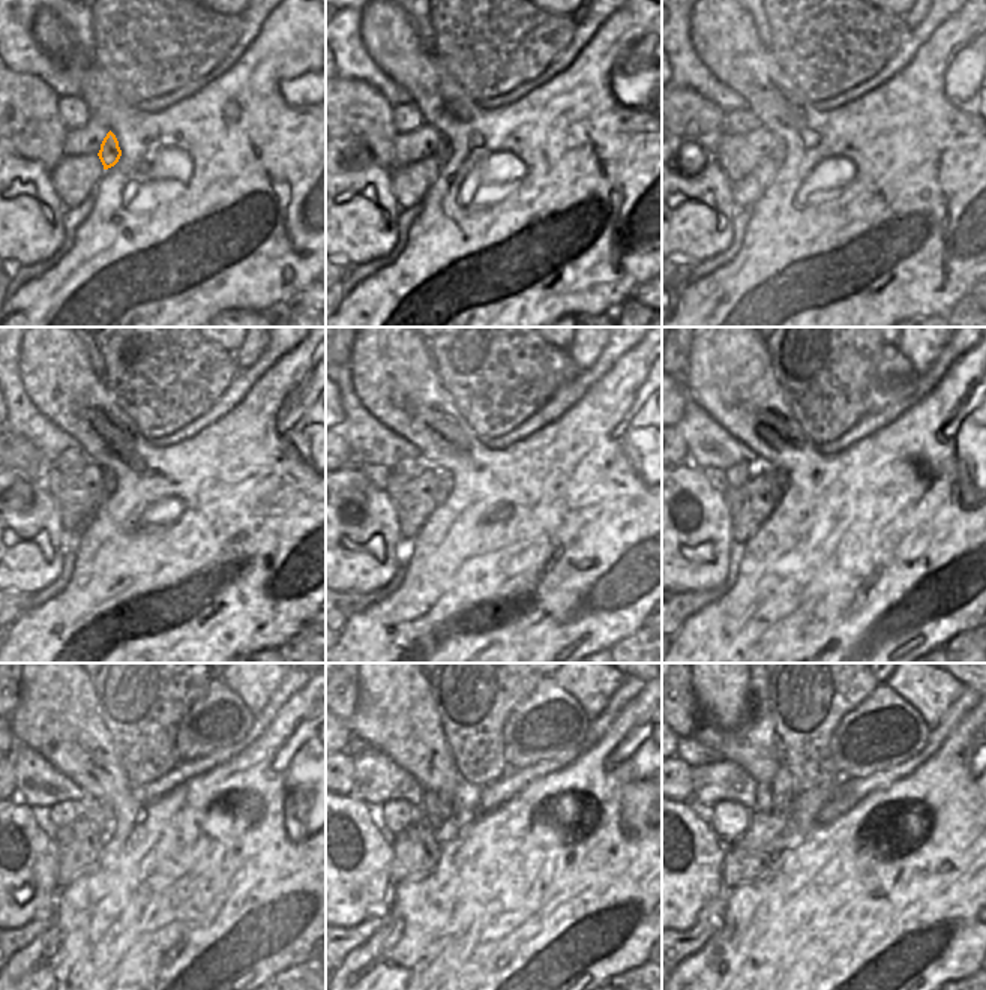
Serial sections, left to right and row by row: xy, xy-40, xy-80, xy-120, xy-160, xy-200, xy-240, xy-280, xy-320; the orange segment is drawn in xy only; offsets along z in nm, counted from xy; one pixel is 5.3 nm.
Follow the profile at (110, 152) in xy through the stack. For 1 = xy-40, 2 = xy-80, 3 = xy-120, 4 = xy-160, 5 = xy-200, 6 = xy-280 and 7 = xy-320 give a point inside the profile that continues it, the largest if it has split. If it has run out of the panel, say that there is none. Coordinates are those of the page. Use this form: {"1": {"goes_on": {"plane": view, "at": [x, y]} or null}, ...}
{"1": {"goes_on": {"plane": "xy-40", "at": [443, 152]}}, "2": {"goes_on": {"plane": "xy-80", "at": [779, 150]}}, "3": {"goes_on": {"plane": "xy-120", "at": [107, 477]}}, "4": {"goes_on": {"plane": "xy-160", "at": [444, 480]}}, "5": {"goes_on": {"plane": "xy-200", "at": [781, 476]}}, "6": {"goes_on": {"plane": "xy-280", "at": [444, 798]}}, "7": {"goes_on": {"plane": "xy-320", "at": [782, 785]}}}

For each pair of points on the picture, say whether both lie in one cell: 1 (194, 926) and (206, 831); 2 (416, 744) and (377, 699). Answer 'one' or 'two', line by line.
1: one
2: one

